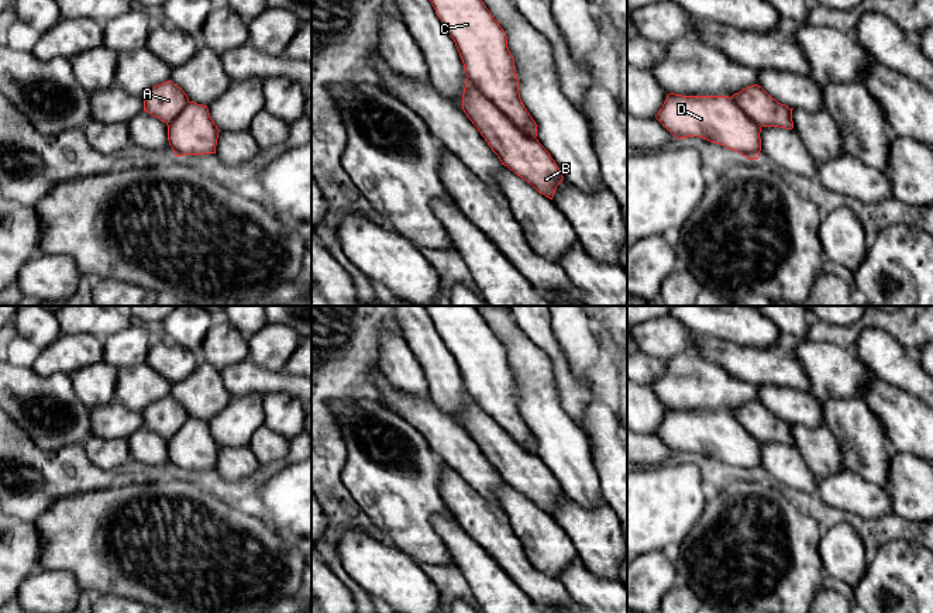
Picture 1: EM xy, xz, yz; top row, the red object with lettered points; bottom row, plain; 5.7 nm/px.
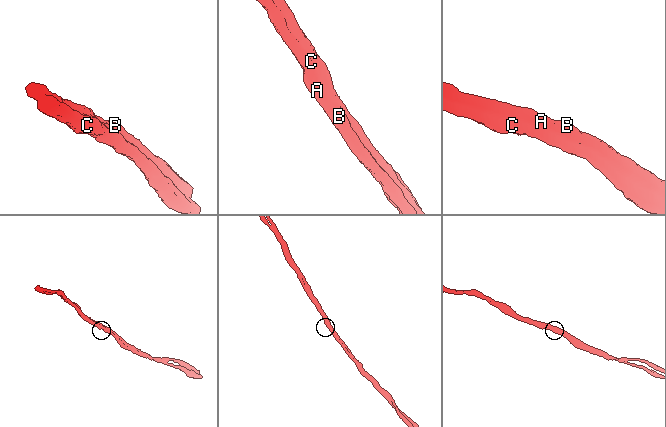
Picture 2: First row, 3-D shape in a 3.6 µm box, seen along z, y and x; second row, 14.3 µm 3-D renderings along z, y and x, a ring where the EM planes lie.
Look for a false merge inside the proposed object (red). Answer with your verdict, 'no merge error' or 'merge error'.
merge error

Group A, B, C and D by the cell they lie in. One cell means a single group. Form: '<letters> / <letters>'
A B / C D

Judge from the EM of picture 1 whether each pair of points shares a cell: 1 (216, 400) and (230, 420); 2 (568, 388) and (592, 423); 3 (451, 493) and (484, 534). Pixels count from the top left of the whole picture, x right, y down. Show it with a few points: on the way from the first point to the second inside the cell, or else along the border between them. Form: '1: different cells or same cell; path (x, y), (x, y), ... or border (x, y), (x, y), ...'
1: different cells; border (233, 396), (207, 422)
2: different cells; border (592, 392), (585, 410), (584, 430)
3: same cell; path (461, 503), (482, 524)

